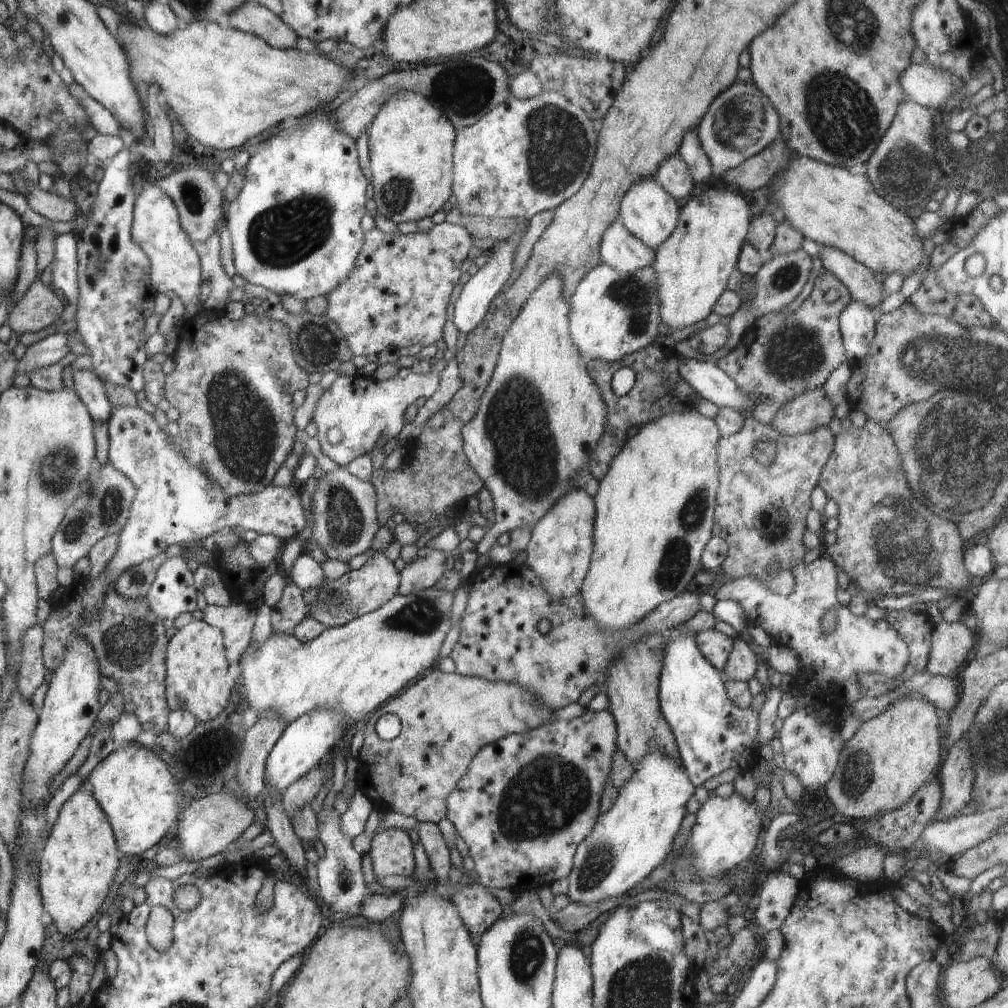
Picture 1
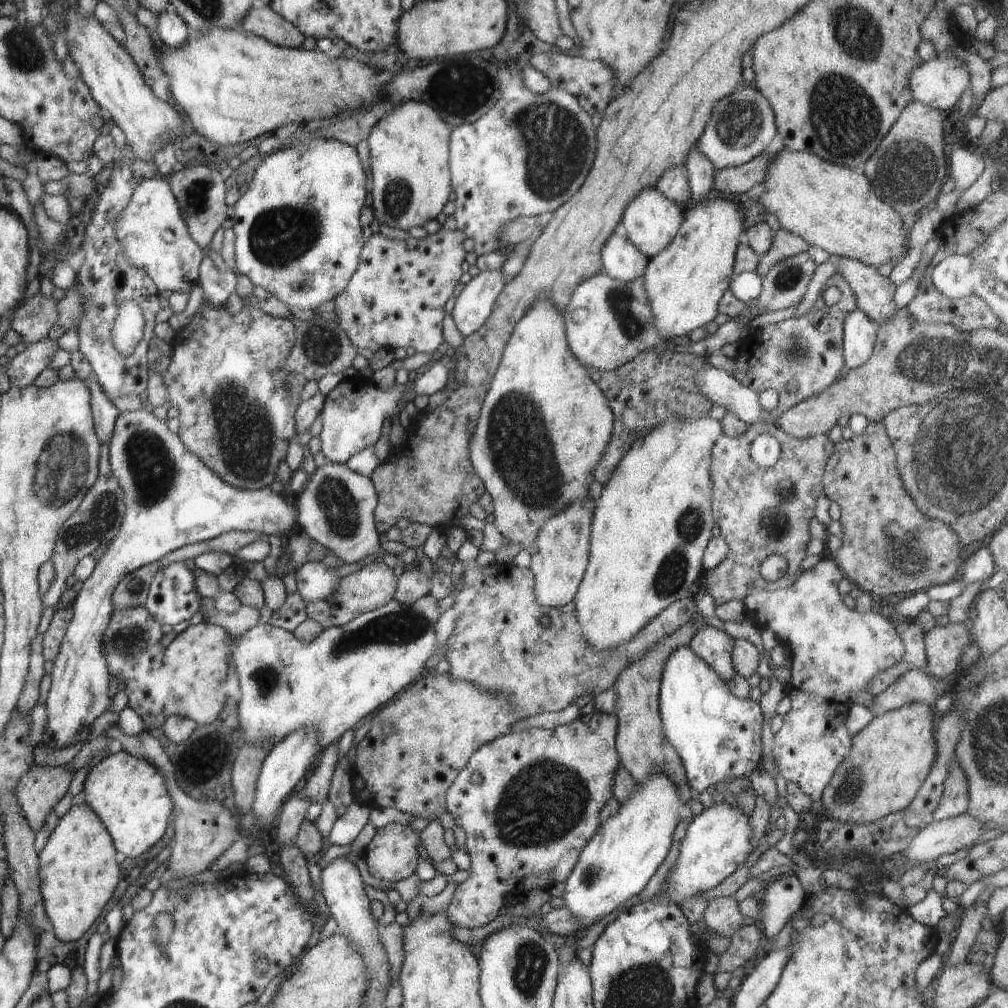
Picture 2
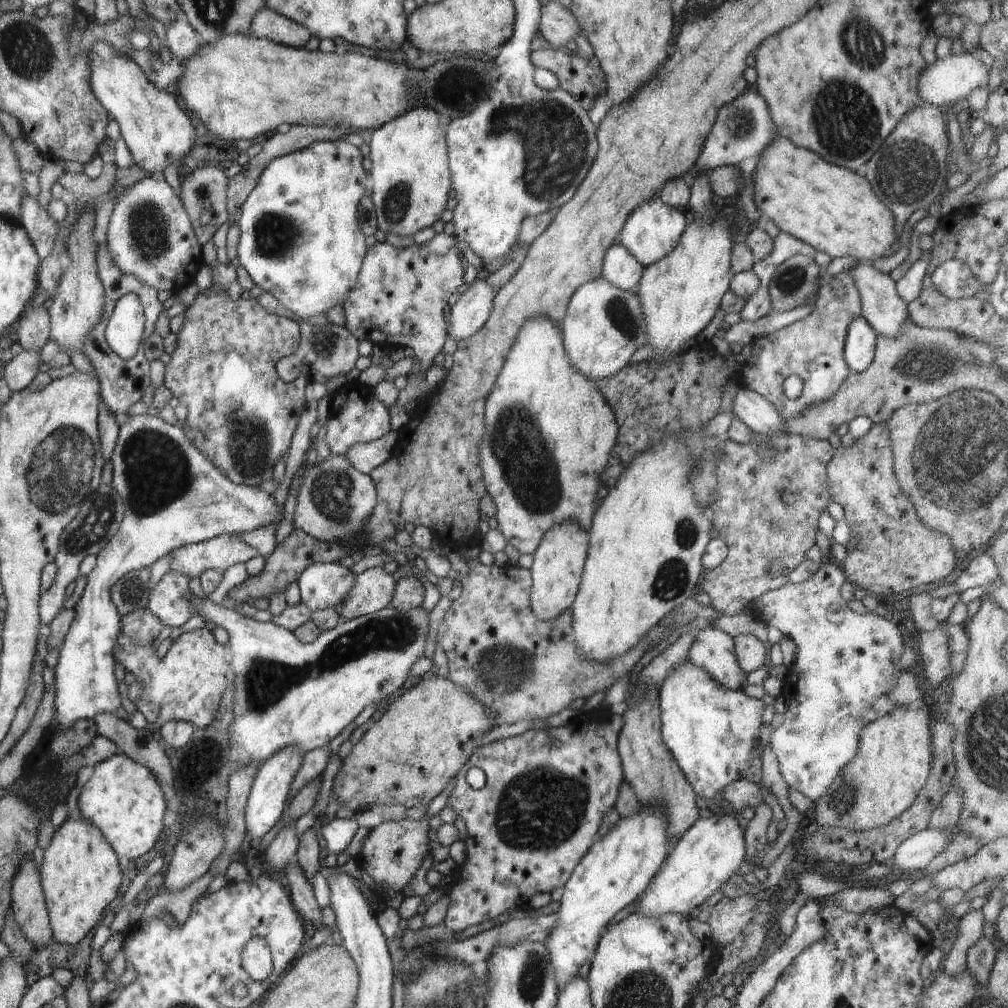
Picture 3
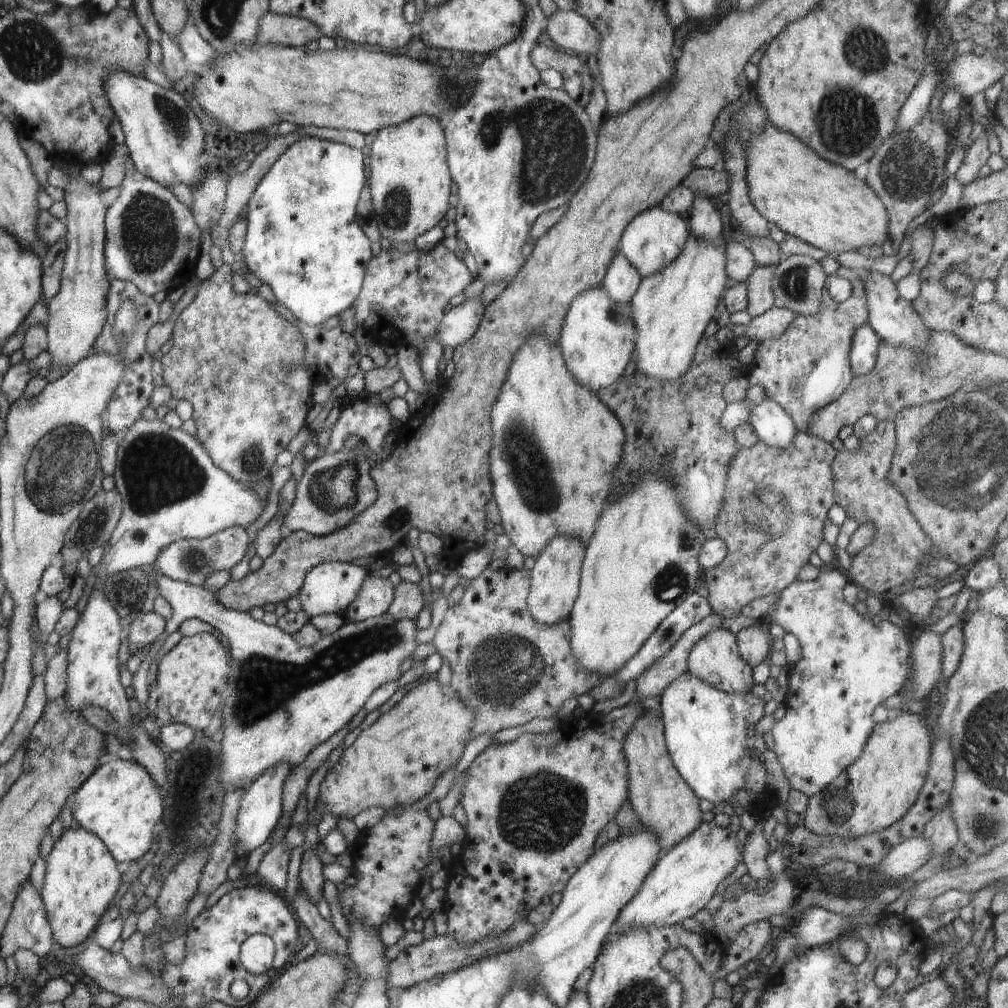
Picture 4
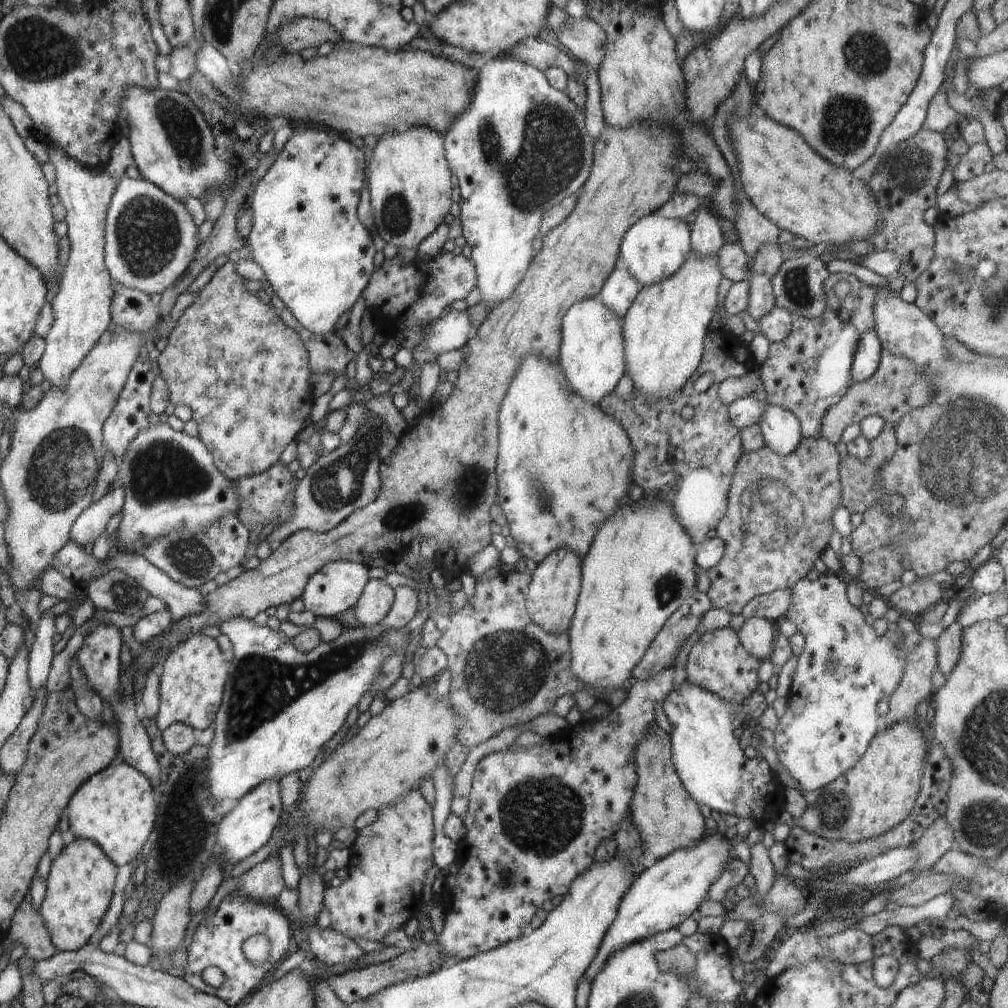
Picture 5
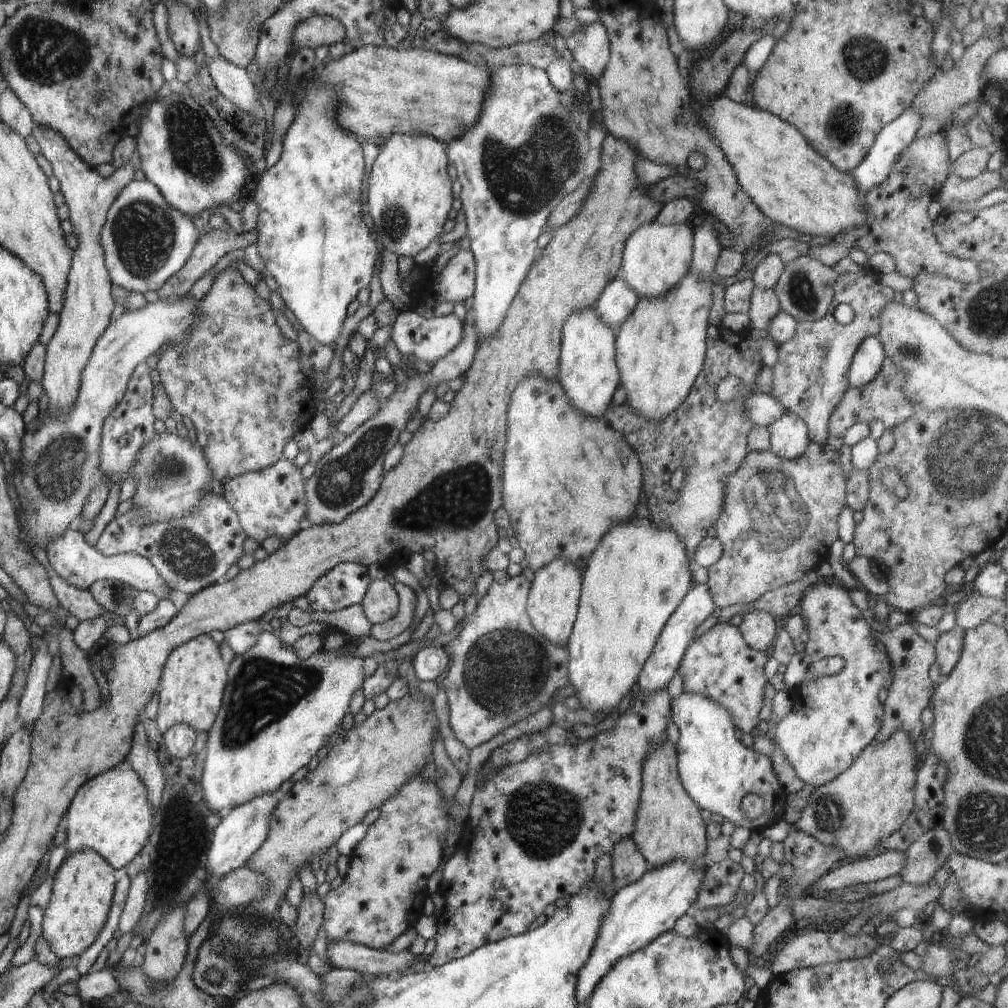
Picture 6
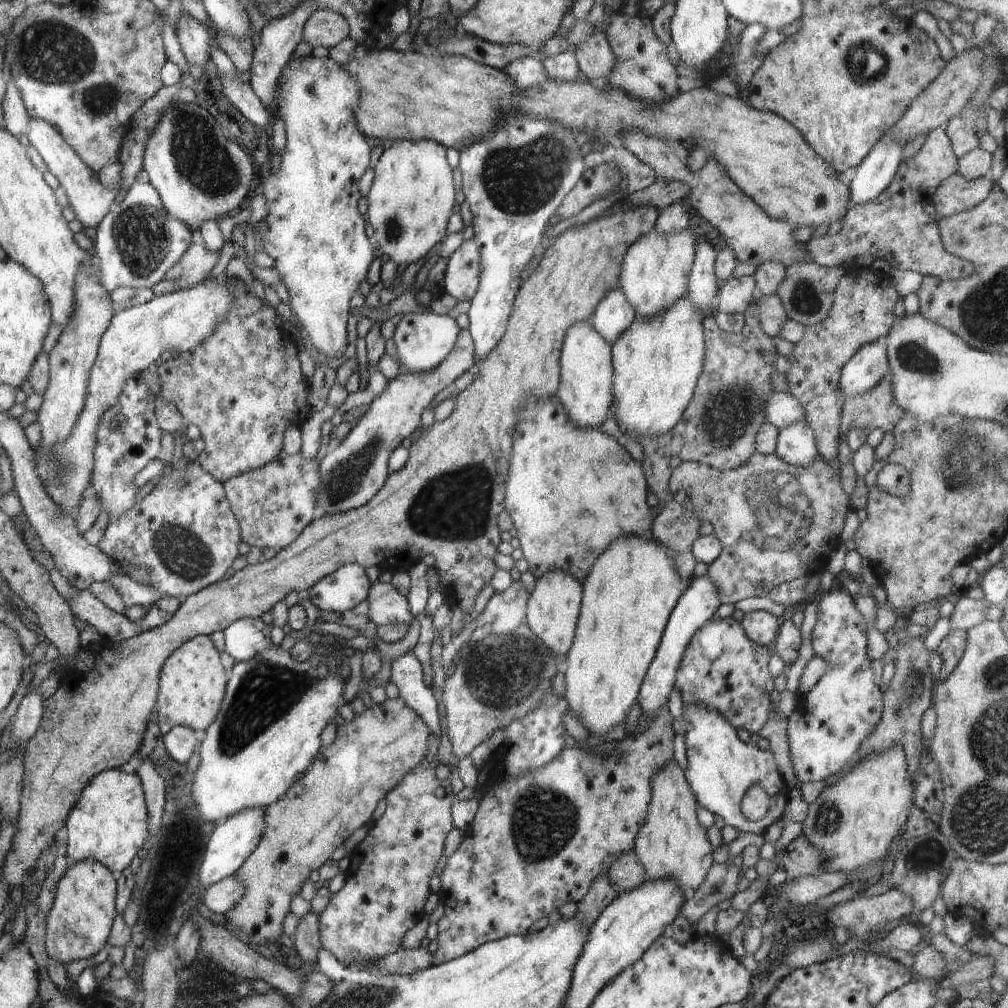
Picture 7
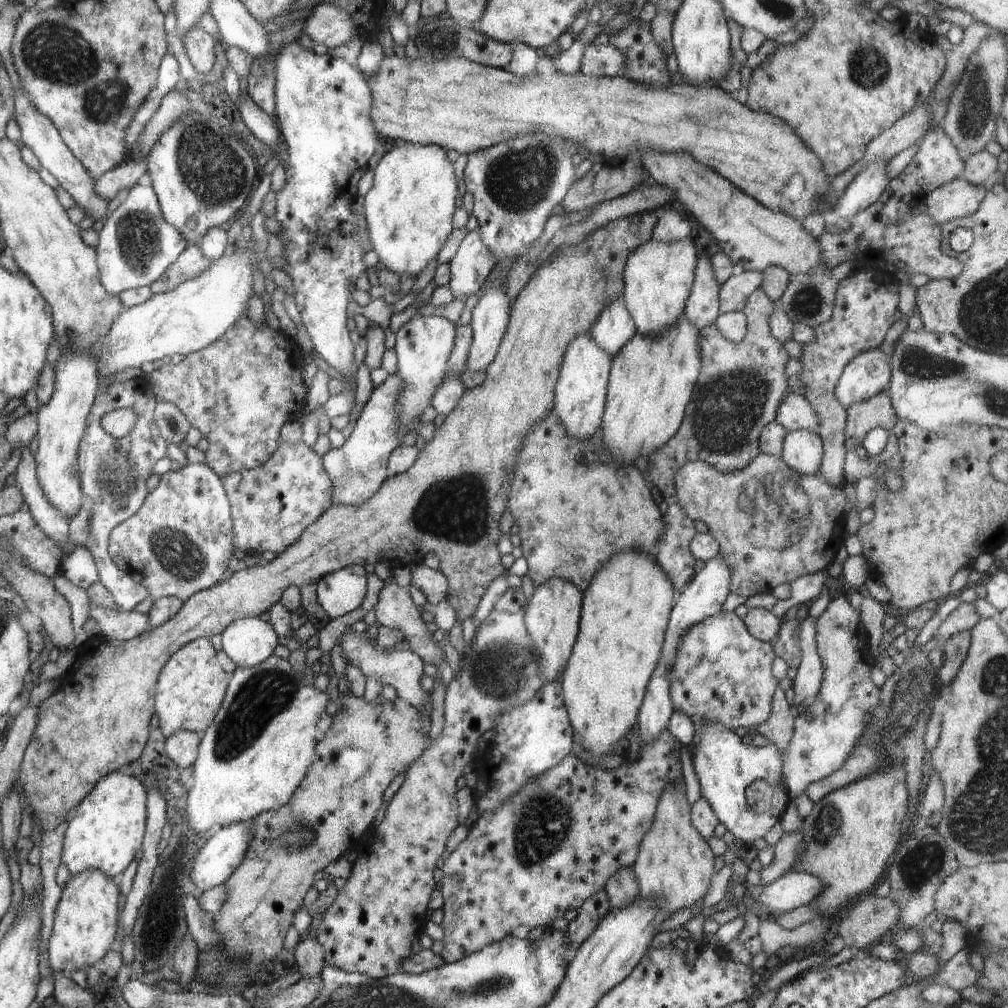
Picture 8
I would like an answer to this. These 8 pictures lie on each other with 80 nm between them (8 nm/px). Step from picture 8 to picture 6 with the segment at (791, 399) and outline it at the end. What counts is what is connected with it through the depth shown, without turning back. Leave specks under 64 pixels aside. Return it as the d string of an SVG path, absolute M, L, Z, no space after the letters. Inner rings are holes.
M754 393L745 400L745 416L752 425L768 427L774 420L784 415L786 410L781 401L767 393Z

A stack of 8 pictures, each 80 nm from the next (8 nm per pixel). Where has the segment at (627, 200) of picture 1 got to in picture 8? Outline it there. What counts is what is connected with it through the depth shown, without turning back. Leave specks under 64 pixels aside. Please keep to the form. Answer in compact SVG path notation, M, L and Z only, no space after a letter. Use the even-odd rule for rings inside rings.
M690 236L670 242L662 242L652 238L641 244L641 247L630 252L623 272L625 287L621 296L635 322L636 333L663 335L670 327L673 327L674 323L677 323L677 320L681 318L681 314L684 313L686 299L690 296L697 260L696 249L694 249L693 239Z

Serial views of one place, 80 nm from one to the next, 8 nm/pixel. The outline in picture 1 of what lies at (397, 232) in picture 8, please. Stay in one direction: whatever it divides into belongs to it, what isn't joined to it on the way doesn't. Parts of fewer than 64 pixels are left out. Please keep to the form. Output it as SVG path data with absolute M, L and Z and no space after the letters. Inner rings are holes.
M402 90L391 96L367 128L373 199L377 212L398 224L430 218L453 194L453 152L457 135L455 126L422 94Z

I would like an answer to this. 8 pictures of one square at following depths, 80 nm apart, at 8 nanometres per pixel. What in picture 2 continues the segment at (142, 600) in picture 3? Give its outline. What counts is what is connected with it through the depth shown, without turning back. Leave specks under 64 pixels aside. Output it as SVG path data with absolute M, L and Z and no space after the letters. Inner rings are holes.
M154 561L126 575L125 579L118 583L116 590L113 592L114 608L118 610L144 605L149 586L160 565L160 561Z

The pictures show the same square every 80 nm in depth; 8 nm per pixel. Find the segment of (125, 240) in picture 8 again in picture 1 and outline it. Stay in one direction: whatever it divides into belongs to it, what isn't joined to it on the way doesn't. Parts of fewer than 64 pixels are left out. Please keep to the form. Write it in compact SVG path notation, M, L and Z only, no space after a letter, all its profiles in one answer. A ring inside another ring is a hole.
M145 183L143 190L133 204L133 221L131 224L132 240L141 246L149 258L151 283L158 293L168 290L176 292L185 306L185 315L198 315L204 308L200 302L200 262L193 244L183 231L177 208L172 199L154 183Z

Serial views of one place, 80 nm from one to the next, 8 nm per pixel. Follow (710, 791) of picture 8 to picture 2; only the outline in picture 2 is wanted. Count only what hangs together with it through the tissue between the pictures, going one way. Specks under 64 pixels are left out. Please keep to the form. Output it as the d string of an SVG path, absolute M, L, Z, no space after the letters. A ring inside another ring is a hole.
M681 645L674 649L674 652L667 658L666 666L661 674L661 685L659 688L659 711L661 721L663 724L663 733L665 734L666 740L674 746L678 756L682 759L685 775L687 778L687 784L698 790L699 793L706 791L708 786L715 786L717 782L724 781L724 778L732 779L748 779L749 776L755 771L754 769L760 766L763 758L761 749L761 734L762 734L762 723L764 720L761 706L758 701L753 701L748 698L746 700L740 699L728 689L728 685L725 684L724 680L717 675L715 670L712 670L708 664L706 664L688 645Z

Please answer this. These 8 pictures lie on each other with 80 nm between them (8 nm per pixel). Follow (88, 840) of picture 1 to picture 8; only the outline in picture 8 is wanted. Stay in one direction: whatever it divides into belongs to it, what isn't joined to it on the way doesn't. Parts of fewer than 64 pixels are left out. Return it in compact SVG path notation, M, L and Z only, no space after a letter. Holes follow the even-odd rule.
M101 870L72 875L62 889L56 906L47 957L52 971L84 970L98 962L116 942L120 890Z

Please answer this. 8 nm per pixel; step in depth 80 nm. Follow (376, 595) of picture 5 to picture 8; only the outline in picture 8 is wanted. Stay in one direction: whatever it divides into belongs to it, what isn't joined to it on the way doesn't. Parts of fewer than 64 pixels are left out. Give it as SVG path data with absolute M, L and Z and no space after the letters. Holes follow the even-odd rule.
M385 582L379 587L377 601L373 609L376 615L376 623L402 631L405 638L410 641L409 650L414 651L423 662L430 662L436 666L441 666L441 663L446 660L444 650L442 649L444 647L443 644L441 644L441 650L438 651L432 638L433 634L430 634L426 629L425 621L412 602L408 589L398 586L398 584L394 582Z

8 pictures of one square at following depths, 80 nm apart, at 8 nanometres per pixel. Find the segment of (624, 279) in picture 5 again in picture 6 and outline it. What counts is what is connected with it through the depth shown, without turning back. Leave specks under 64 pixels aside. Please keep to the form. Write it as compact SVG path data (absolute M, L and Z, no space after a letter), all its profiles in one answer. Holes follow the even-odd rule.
M618 274L605 286L594 308L614 331L618 331L623 320L634 310L638 299L633 288Z

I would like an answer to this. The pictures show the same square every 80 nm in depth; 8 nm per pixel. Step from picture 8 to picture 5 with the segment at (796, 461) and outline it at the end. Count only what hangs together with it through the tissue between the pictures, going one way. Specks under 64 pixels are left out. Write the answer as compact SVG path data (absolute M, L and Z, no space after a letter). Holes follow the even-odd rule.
M767 403L757 425L765 444L782 456L790 454L804 437L801 424L793 412L778 405Z

